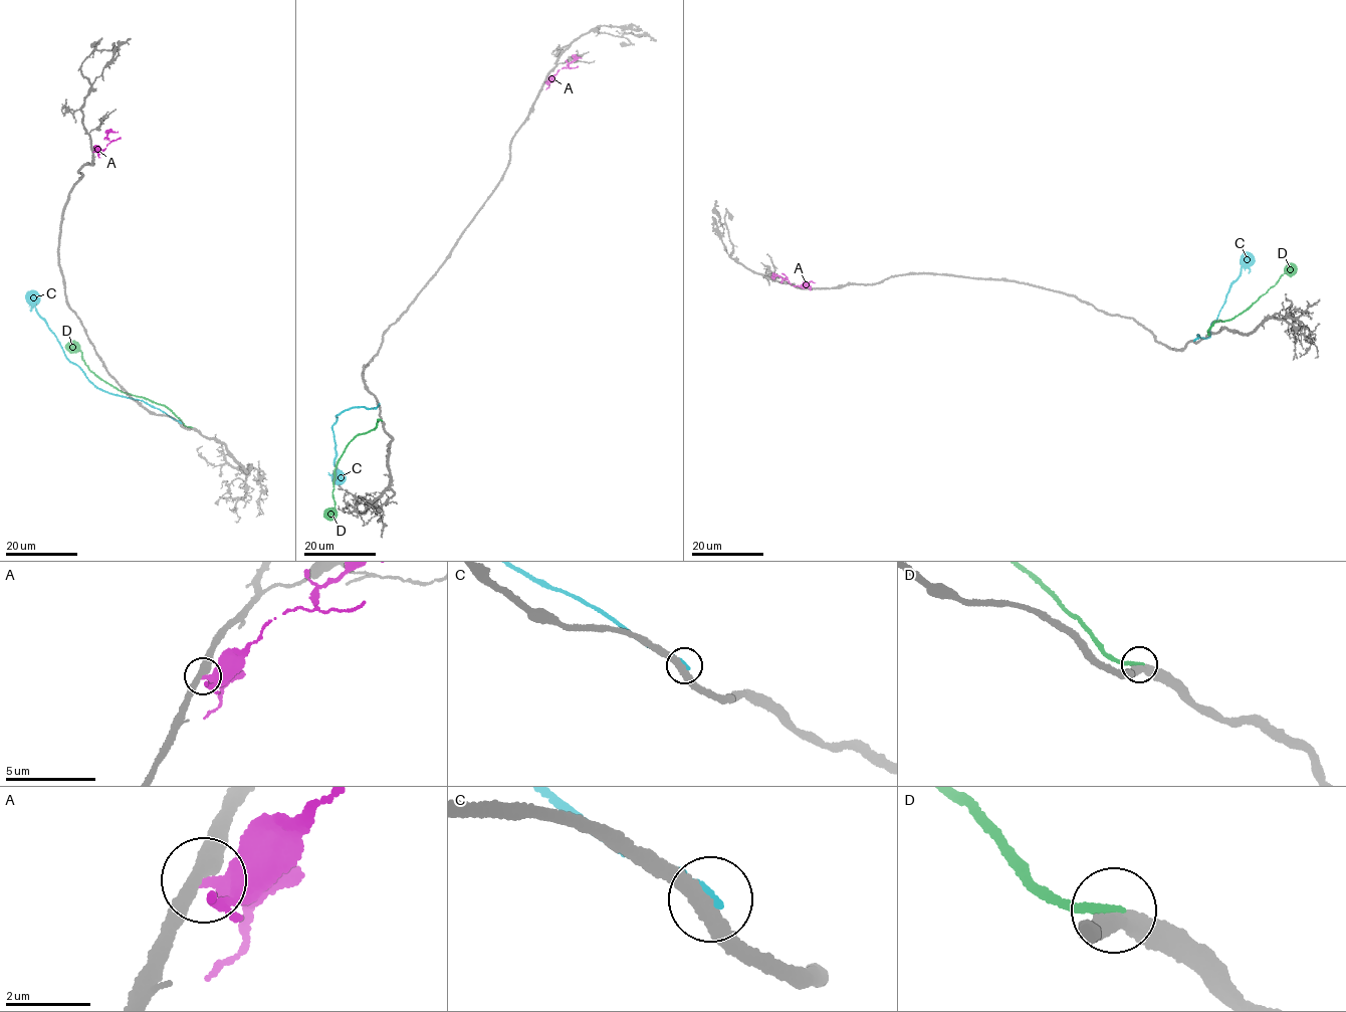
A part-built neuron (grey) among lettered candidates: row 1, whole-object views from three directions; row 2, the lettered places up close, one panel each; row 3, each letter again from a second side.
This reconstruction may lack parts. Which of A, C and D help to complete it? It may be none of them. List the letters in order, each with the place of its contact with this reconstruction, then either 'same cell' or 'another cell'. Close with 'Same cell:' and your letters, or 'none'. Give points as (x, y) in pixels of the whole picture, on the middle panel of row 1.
A: contact (545, 80); another cell
C: contact (379, 404); another cell
D: contact (381, 420); same cell
Same cell: D

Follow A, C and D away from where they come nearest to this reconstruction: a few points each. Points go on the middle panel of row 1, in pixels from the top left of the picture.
A: (545, 81), (567, 68), (568, 63), (582, 58)
C: (379, 404), (375, 409), (350, 408), (337, 416), (331, 428), (337, 445), (334, 464), (342, 475), (340, 483)
D: (382, 420), (374, 429), (359, 434), (345, 448), (334, 470), (334, 508), (327, 511), (326, 519)

